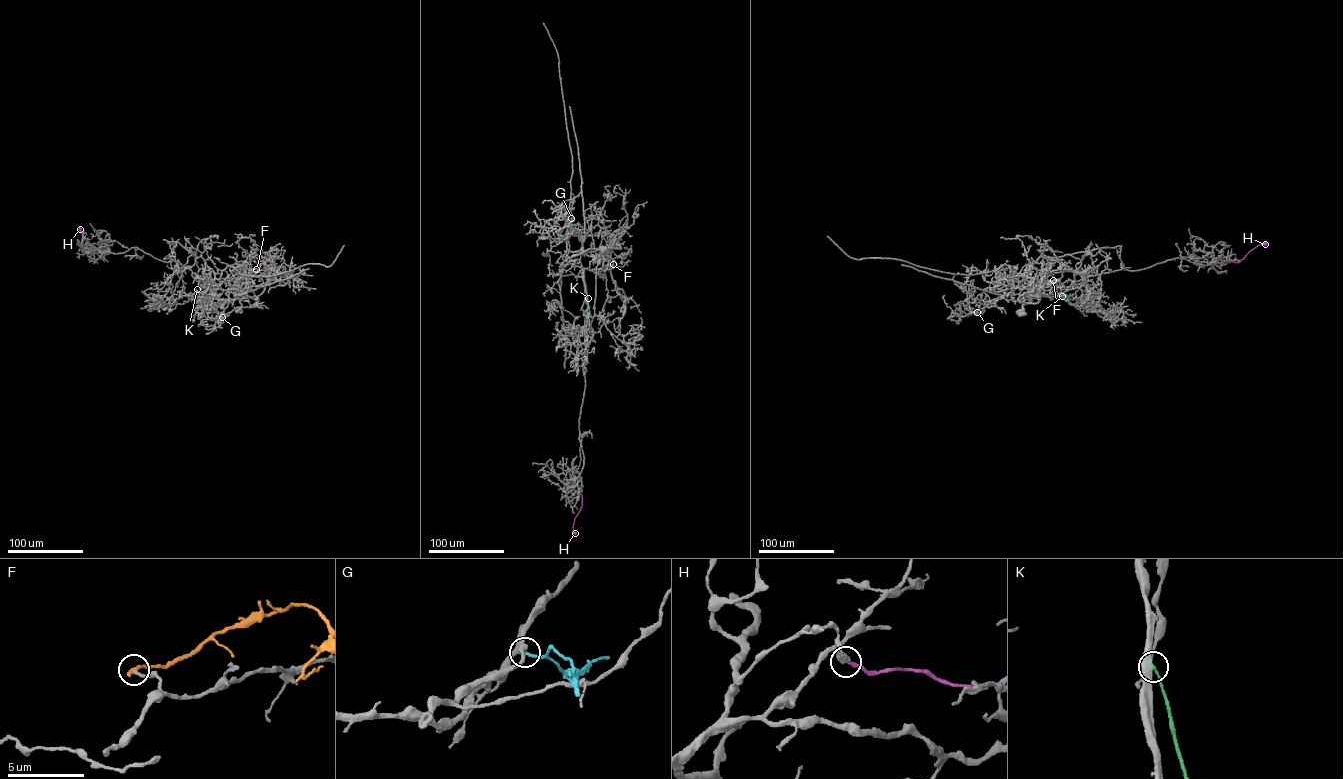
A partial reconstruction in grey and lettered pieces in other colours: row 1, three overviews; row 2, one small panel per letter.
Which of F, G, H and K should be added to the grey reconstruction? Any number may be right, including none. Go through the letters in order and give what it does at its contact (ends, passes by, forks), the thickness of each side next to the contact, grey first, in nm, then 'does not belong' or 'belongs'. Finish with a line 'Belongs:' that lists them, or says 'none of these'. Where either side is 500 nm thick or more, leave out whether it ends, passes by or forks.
F: it ends | 220/280 nm | does not belong
G: it ends | 300/200 nm | does not belong
H: it ends | 200/240 nm | does not belong
K: it ends | 480/170 nm | does not belong
Belongs: none of these

